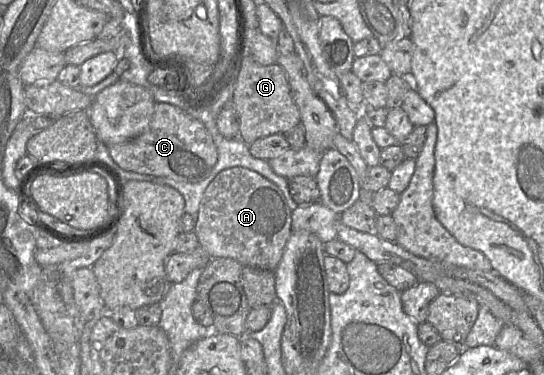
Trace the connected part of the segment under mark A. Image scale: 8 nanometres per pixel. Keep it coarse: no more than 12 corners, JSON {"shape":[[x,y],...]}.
{"shape":[[253,170],[221,171],[194,231],[211,258],[275,271],[292,212]]}

